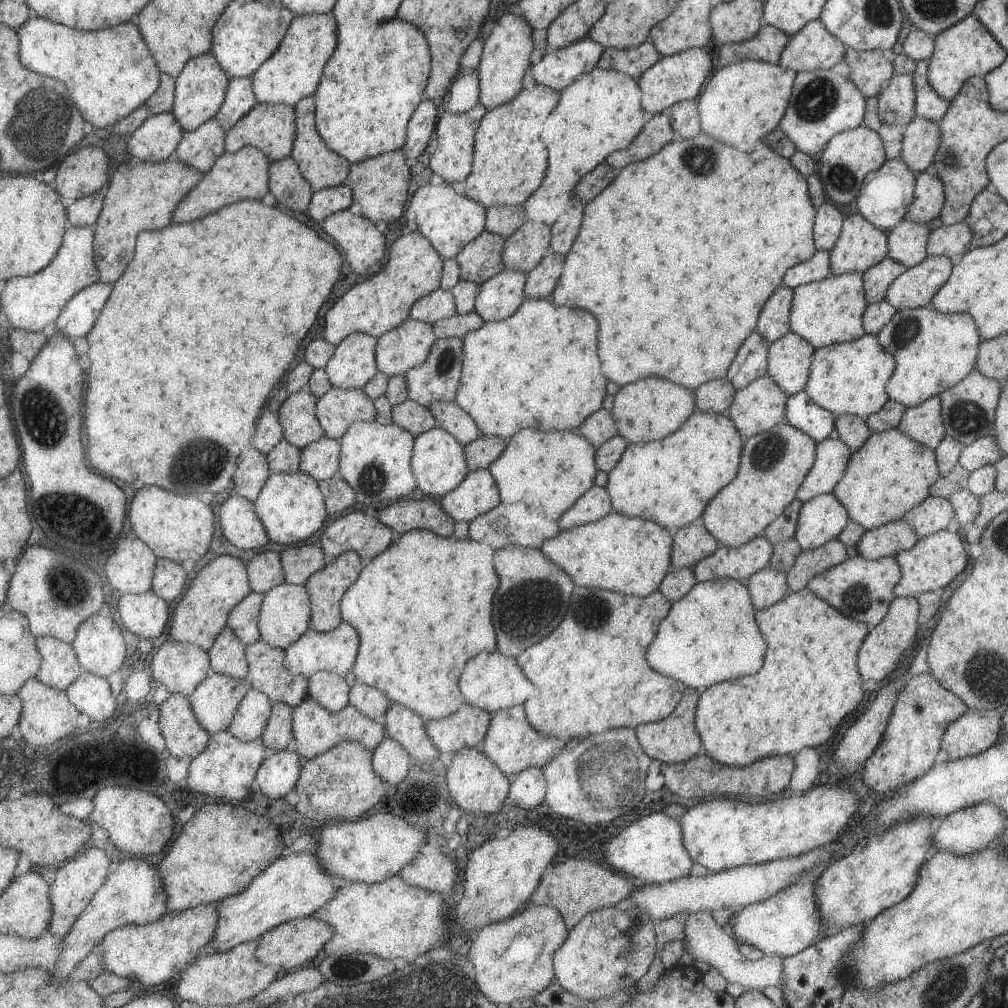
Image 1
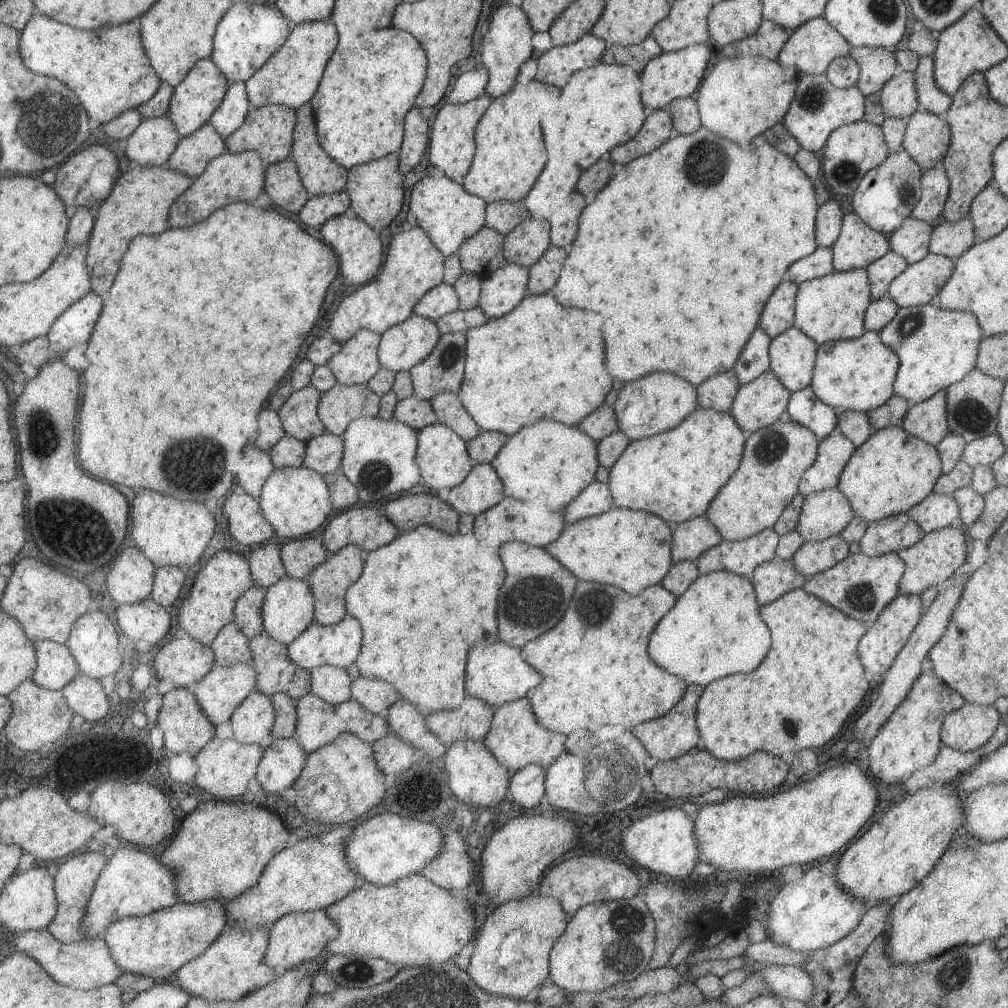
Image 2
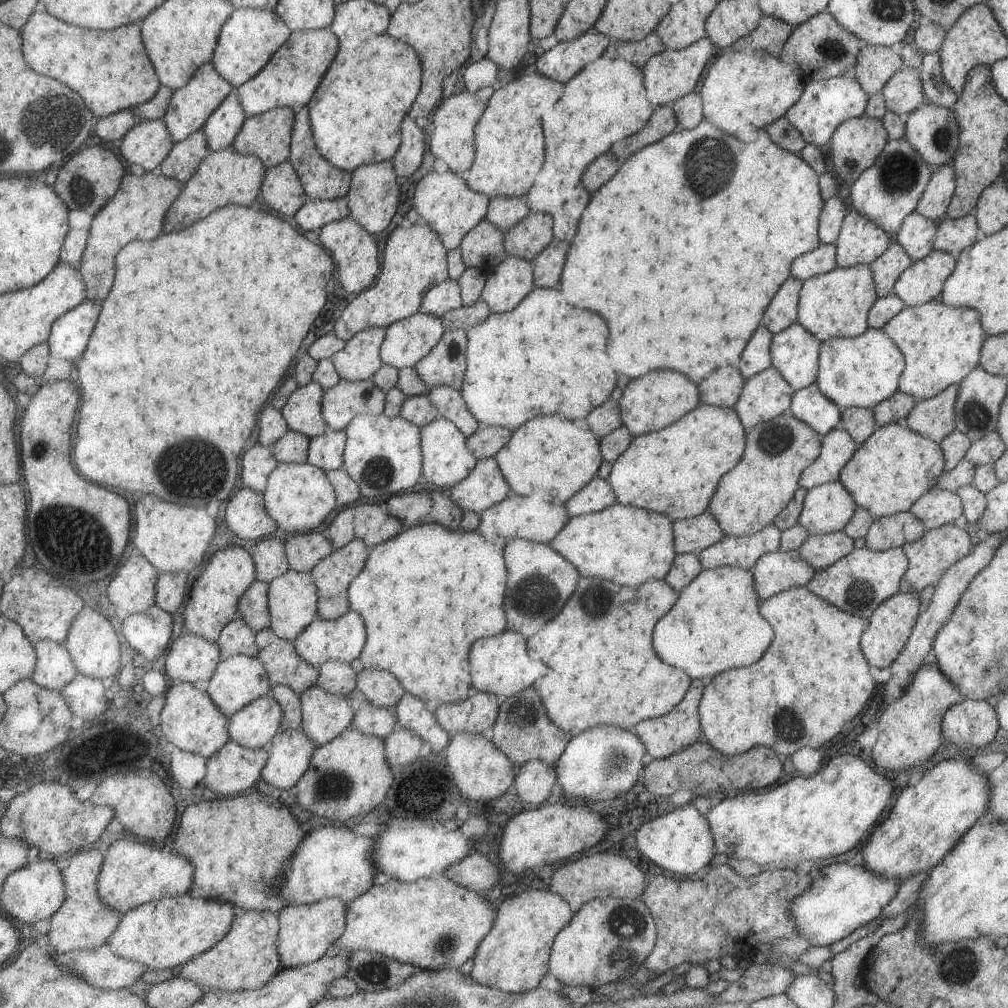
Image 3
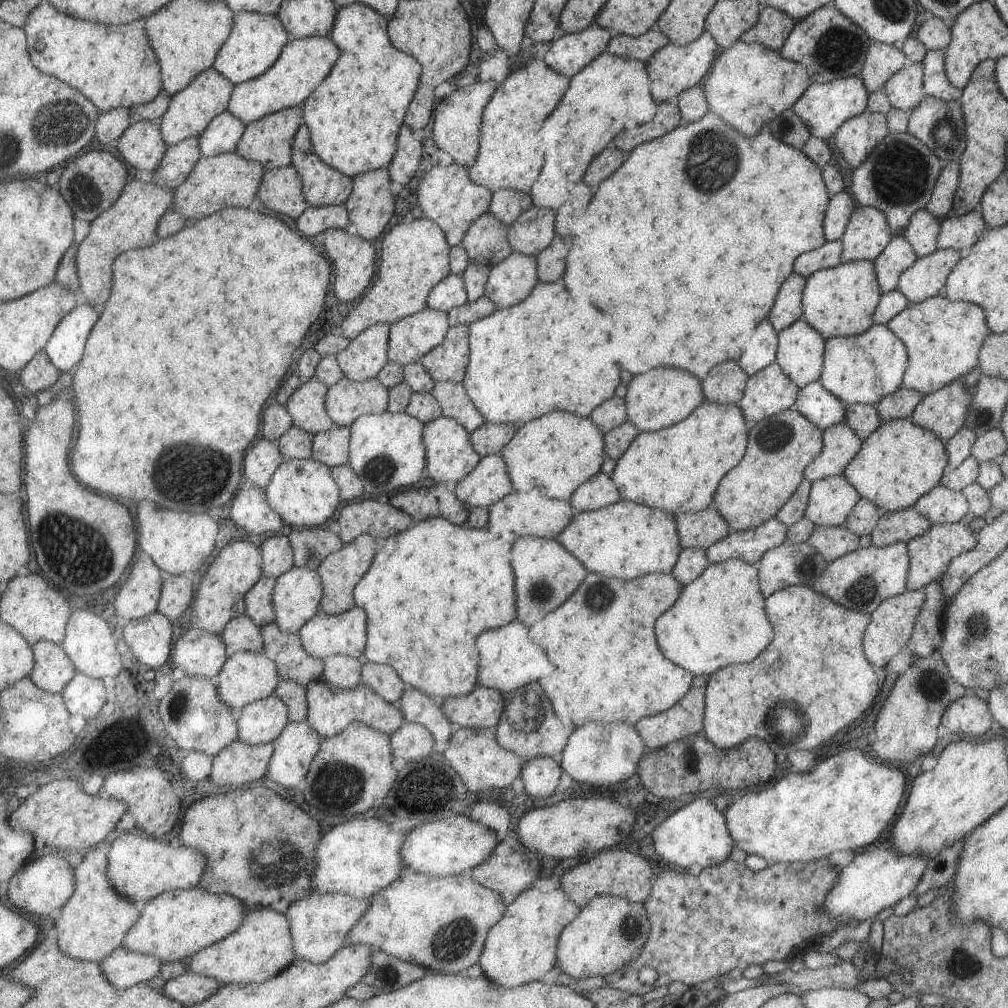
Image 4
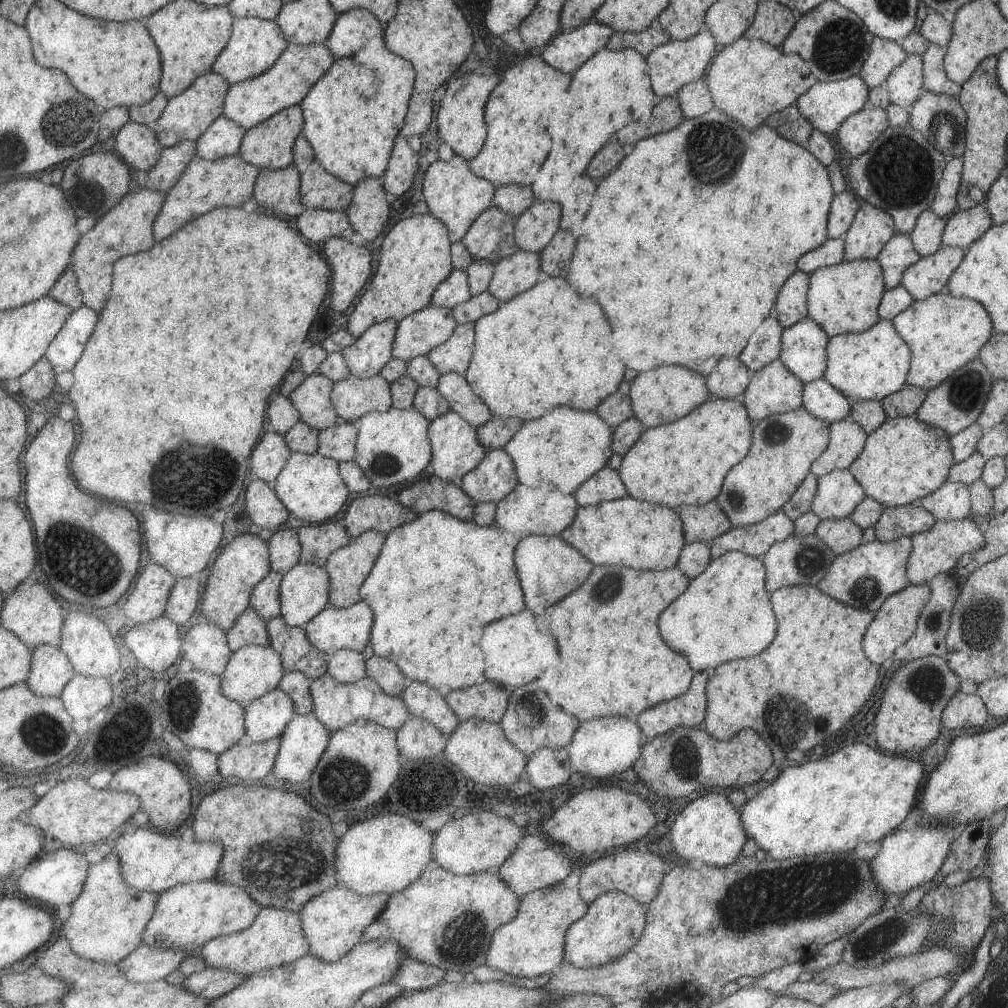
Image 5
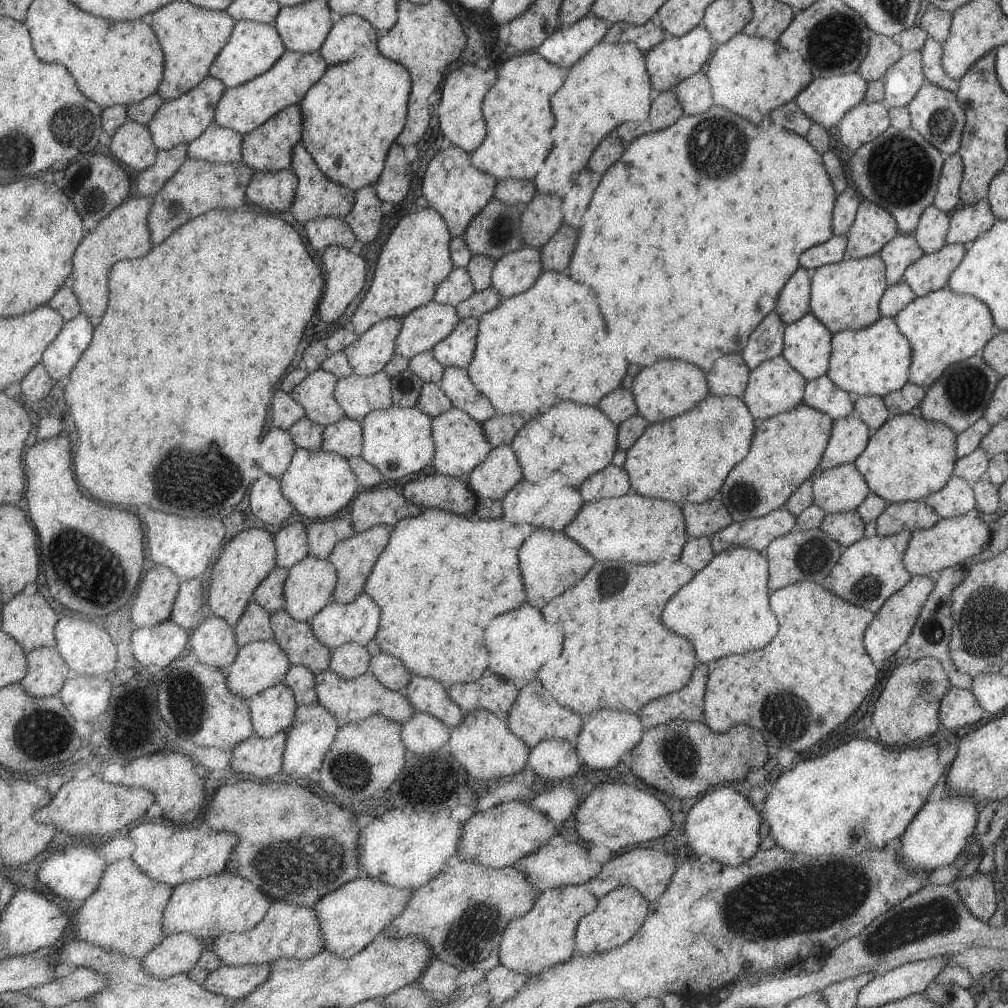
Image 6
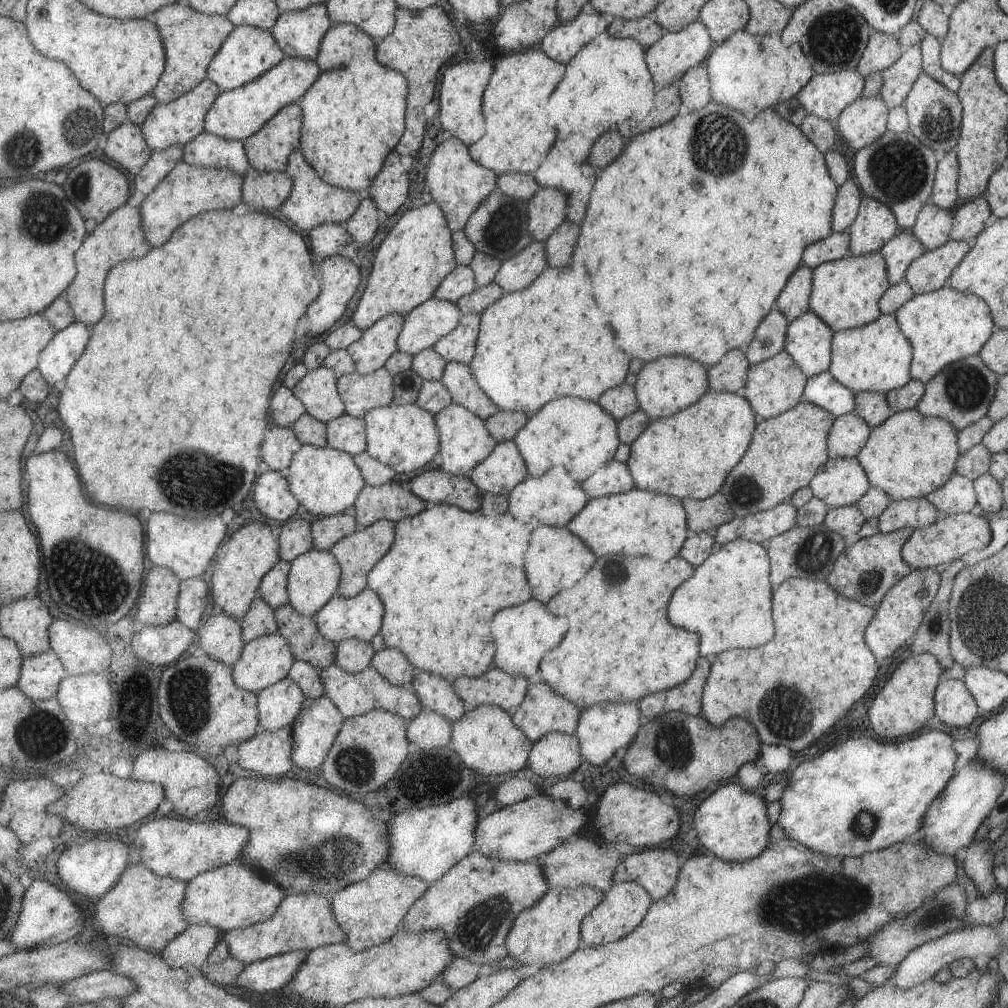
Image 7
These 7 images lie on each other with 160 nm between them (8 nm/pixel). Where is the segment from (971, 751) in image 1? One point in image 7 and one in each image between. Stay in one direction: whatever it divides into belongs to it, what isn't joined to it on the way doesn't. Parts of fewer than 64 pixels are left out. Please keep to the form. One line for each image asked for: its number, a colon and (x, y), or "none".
2: (968, 727)
3: (972, 723)
4: (968, 716)
5: (963, 711)
6: (958, 707)
7: (954, 706)

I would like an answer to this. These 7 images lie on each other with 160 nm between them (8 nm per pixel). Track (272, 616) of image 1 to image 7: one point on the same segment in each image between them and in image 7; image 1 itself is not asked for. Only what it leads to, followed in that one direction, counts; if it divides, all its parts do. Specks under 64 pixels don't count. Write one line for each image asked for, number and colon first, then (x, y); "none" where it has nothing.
2: (290, 608)
3: (294, 598)
4: (298, 595)
5: (305, 590)
6: (310, 586)
7: (314, 577)

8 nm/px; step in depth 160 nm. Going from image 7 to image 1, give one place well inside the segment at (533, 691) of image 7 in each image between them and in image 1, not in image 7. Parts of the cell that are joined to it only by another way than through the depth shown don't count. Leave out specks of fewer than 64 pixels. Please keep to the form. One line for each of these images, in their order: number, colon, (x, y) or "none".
1: (510, 743)
2: (515, 739)
3: (522, 731)
4: (527, 727)
5: (530, 721)
6: (534, 715)

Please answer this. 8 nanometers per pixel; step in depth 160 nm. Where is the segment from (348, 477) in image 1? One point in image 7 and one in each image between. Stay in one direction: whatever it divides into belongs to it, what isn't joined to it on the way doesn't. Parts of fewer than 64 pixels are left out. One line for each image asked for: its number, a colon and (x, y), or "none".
2: (378, 456)
3: (383, 455)
4: (386, 450)
5: (393, 446)
6: (397, 442)
7: (403, 437)

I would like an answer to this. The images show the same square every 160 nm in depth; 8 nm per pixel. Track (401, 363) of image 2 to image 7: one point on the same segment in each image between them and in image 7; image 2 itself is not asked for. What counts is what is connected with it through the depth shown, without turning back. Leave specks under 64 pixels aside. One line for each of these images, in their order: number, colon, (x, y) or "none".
3: (408, 340)
4: (409, 339)
5: (416, 334)
6: (425, 326)
7: (427, 322)

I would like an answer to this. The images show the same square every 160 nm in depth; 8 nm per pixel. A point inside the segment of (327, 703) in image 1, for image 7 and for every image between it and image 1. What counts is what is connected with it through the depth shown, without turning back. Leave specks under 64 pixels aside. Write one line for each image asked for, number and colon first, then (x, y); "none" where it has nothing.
2: (330, 682)
3: (336, 677)
4: (341, 671)
5: (346, 666)
6: (349, 661)
7: (352, 655)

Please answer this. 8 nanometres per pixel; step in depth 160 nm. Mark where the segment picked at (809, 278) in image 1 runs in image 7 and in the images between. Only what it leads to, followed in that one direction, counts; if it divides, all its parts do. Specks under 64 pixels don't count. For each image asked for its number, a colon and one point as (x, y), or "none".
2: (819, 263)
3: (821, 260)
4: (828, 255)
5: (831, 252)
6: (832, 251)
7: (835, 246)

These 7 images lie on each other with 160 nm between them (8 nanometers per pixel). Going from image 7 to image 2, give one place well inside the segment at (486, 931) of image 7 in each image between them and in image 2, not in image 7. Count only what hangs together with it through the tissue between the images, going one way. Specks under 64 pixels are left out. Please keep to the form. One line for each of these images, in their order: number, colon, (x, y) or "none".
2: (410, 922)
3: (432, 923)
4: (440, 923)
5: (445, 920)
6: (461, 912)

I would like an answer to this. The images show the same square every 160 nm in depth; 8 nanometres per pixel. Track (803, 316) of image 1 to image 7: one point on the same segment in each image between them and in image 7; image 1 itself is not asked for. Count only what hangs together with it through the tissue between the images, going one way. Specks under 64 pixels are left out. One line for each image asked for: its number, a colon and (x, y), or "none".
2: (832, 307)
3: (835, 304)
4: (837, 302)
5: (843, 298)
6: (845, 295)
7: (845, 292)

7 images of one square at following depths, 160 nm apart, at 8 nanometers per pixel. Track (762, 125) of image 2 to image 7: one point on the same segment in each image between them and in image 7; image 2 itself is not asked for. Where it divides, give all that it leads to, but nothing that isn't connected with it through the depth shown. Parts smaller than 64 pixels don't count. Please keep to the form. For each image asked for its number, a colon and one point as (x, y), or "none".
3: (744, 91)
4: (749, 84)
5: (748, 80)
6: (750, 76)
7: (749, 73)

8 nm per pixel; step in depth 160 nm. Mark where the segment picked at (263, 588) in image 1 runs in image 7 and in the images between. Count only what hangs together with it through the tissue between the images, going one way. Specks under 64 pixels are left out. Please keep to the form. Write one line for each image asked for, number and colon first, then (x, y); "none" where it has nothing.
2: (268, 568)
3: (271, 559)
4: (278, 556)
5: (285, 546)
6: (292, 540)
7: (296, 537)

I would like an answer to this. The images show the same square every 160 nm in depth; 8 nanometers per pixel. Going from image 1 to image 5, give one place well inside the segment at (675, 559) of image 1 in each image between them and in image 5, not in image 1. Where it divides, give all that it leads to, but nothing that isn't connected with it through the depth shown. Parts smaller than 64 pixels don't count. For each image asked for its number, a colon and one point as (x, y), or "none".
2: (690, 538)
3: (691, 535)
4: (700, 529)
5: (700, 524)

